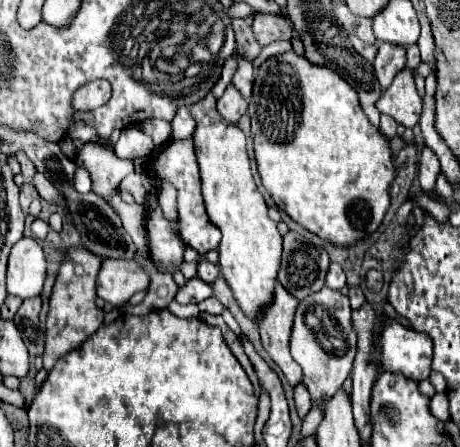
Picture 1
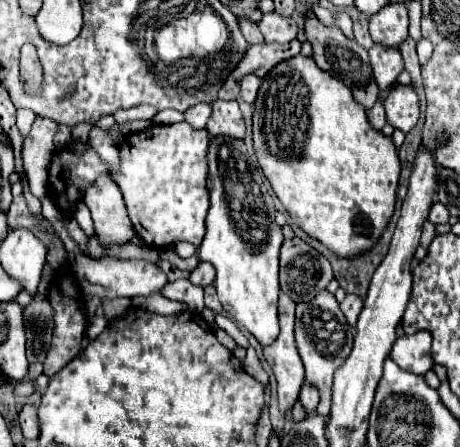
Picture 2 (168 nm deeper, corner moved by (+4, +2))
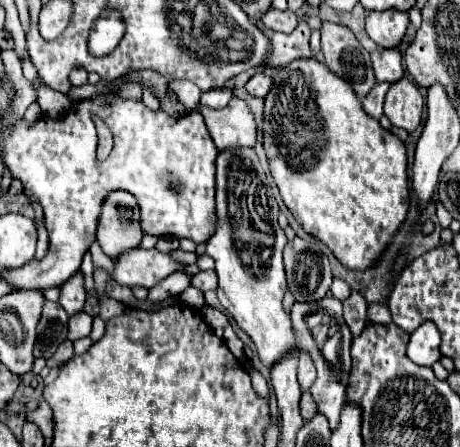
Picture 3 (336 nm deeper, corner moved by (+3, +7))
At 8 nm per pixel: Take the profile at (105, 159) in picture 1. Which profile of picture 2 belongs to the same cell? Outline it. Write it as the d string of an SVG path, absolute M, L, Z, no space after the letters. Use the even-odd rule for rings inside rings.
M108 176L98 178L96 184L90 186L84 202L90 208L96 238L104 250L110 246L128 244L136 234L122 200L122 192Z

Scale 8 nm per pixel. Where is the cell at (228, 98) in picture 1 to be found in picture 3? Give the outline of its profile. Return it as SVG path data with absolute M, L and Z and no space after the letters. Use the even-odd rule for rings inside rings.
M233 97L229 105L223 109L199 107L199 111L203 113L211 139L215 141L219 151L229 149L229 147L253 147L255 145L257 125L255 125L249 105L243 99Z

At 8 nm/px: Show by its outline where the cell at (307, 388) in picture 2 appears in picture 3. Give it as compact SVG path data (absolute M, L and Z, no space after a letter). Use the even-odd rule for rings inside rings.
M301 351L301 359L299 359L299 385L301 385L301 389L309 391L311 385L315 383L315 377L317 377L317 371L315 371L311 357L307 357L307 353Z

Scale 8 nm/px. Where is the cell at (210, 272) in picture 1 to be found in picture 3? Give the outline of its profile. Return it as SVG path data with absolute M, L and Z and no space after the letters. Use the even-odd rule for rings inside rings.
M211 269L211 271L199 271L191 277L191 285L197 287L199 291L211 291L211 289L217 289L217 273Z

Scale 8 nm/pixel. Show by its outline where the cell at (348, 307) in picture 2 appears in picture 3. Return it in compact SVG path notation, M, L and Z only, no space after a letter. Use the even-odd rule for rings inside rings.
M351 291L351 295L343 301L343 317L353 333L353 337L359 337L363 329L367 327L367 301L359 291Z

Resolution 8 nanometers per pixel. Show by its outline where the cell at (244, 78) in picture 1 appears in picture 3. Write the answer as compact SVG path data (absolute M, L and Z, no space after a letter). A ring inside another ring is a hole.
M255 73L249 81L247 81L247 85L245 85L245 89L251 93L251 95L255 95L255 97L265 97L267 95L267 89L271 87L271 77L267 77L267 75L263 75L263 73Z

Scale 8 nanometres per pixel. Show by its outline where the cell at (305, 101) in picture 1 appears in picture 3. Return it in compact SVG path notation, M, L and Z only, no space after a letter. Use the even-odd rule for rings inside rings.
M295 59L291 61L287 67L281 67L277 71L277 75L273 77L273 87L269 89L269 95L265 97L265 121L263 121L263 147L269 159L269 169L271 175L275 179L275 185L279 187L279 193L287 205L287 209L293 213L293 217L299 221L299 225L309 233L315 235L317 239L321 239L331 253L343 261L343 265L347 265L349 269L367 269L367 265L373 265L375 259L381 255L381 251L389 245L389 241L393 239L395 231L399 229L399 225L403 223L405 215L407 215L407 201L409 201L409 185L407 185L407 155L405 155L405 145L391 133L385 131L379 121L375 121L373 117L369 117L363 111L361 99L355 95L355 91L351 89L351 85L347 85L347 81L343 81L341 77L337 77L335 73L331 73L321 61L317 59Z

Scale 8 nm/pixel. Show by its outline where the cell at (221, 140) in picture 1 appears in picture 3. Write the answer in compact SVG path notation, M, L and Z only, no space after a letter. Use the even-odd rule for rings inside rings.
M223 149L217 155L217 207L215 207L215 233L205 243L207 255L215 261L215 271L219 277L217 297L221 305L229 311L229 315L239 323L239 327L253 339L257 353L261 361L271 367L275 361L279 361L289 351L297 349L295 333L289 315L283 311L281 301L287 291L285 271L283 271L283 259L281 251L287 243L287 237L283 229L277 223L279 205L275 201L271 181L263 173L259 159L253 149Z

